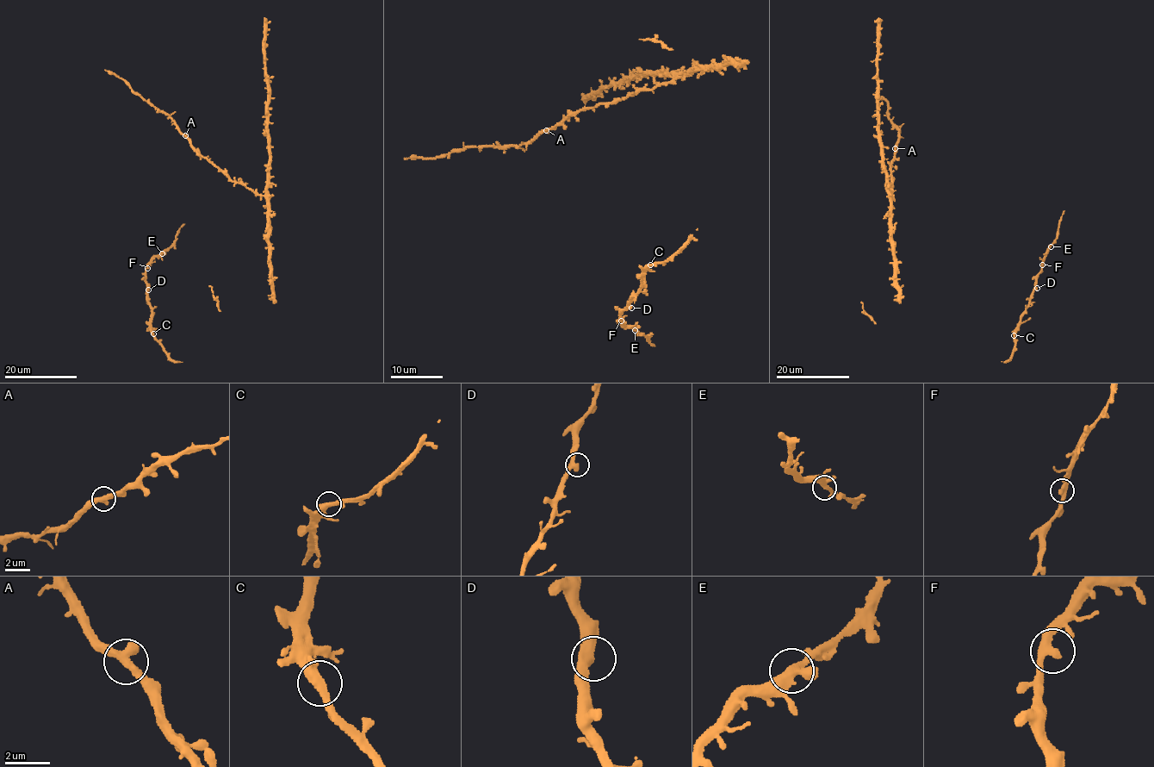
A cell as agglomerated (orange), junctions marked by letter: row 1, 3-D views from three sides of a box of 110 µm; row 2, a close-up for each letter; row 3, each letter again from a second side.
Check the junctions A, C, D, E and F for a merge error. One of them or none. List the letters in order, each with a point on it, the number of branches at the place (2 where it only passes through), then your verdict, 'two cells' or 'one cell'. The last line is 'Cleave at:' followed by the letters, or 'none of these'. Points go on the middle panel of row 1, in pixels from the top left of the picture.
A: at (546, 130); 2 branches meet; one cell
C: at (650, 265); 2 branches meet; one cell
D: at (631, 308); 2 branches meet; one cell
E: at (635, 330); 2 branches meet; one cell
F: at (621, 321); 2 branches meet; one cell
Cleave at: none of these

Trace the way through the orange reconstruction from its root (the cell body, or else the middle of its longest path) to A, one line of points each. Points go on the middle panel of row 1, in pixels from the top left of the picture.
A: (735, 57), (740, 59), (741, 63), (720, 68), (705, 67), (611, 102), (583, 108), (560, 124), (546, 129)

